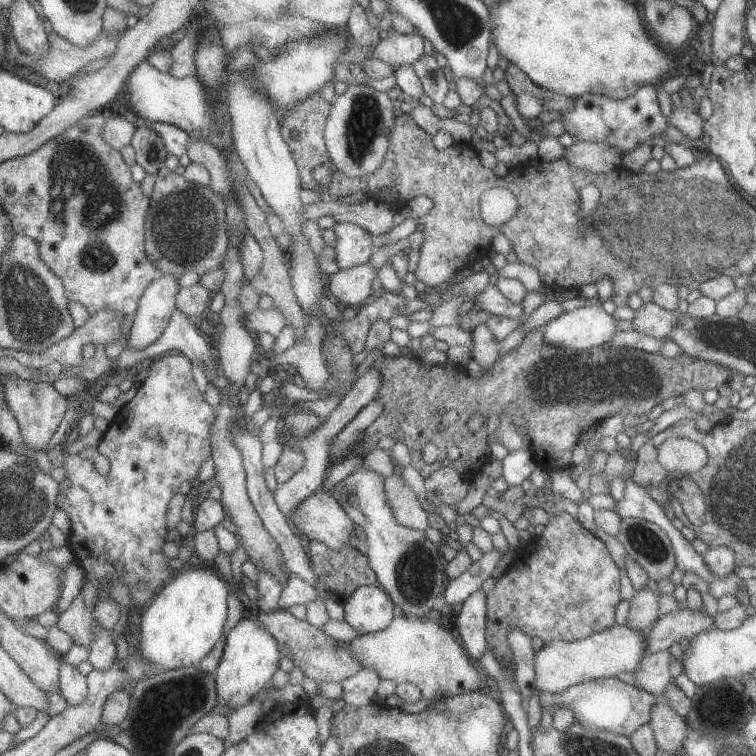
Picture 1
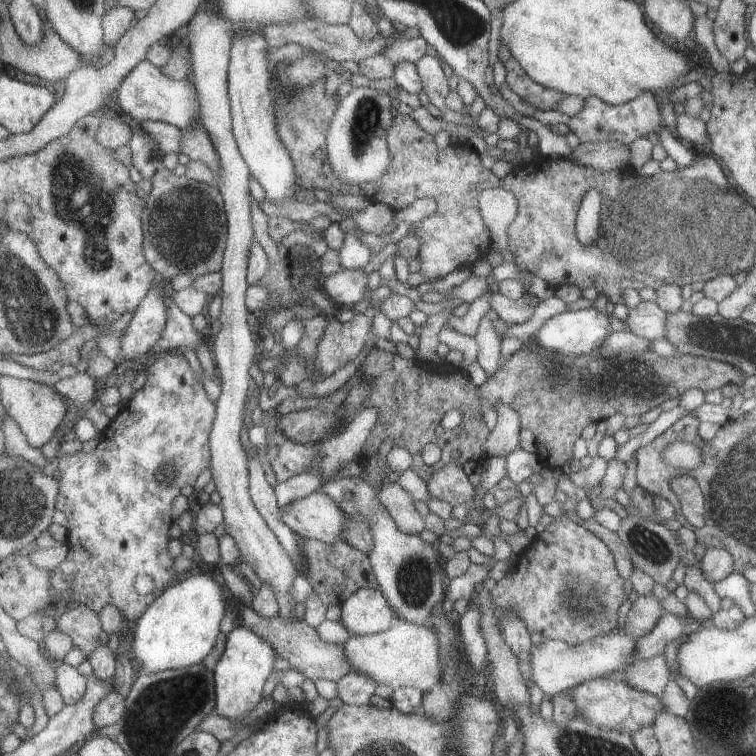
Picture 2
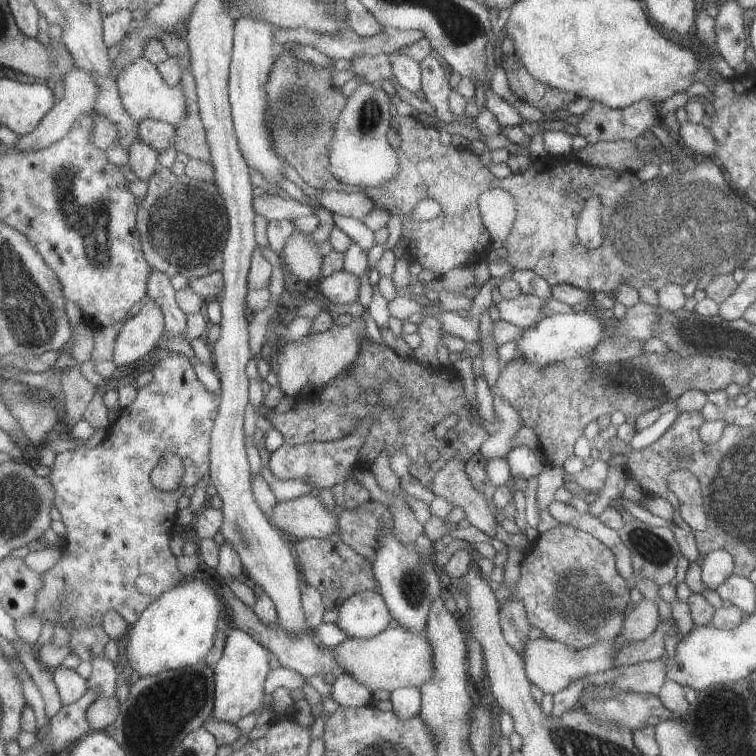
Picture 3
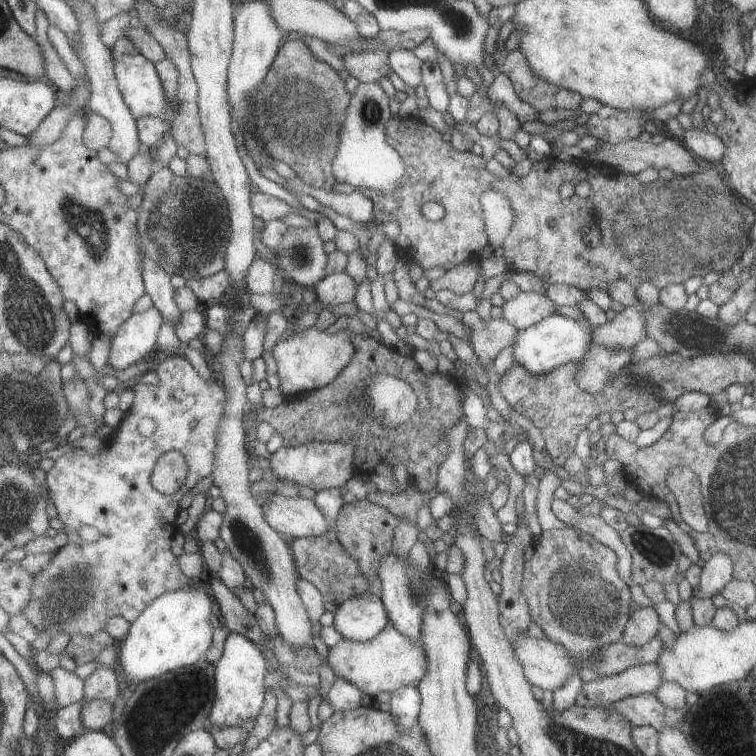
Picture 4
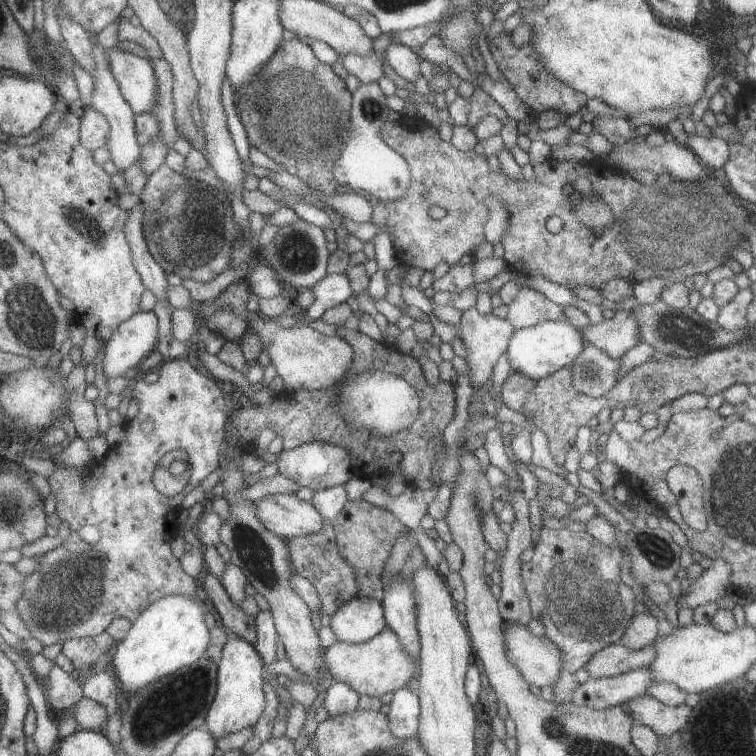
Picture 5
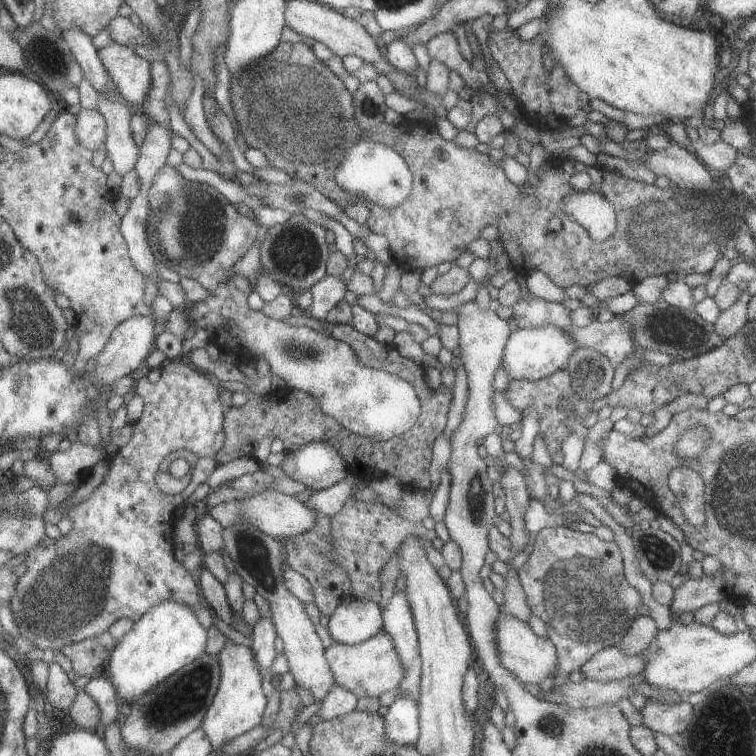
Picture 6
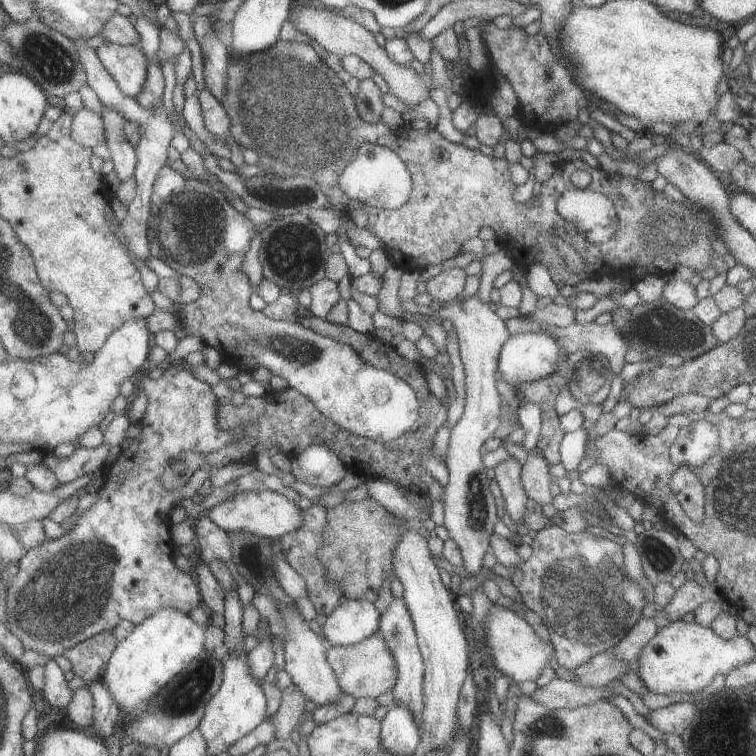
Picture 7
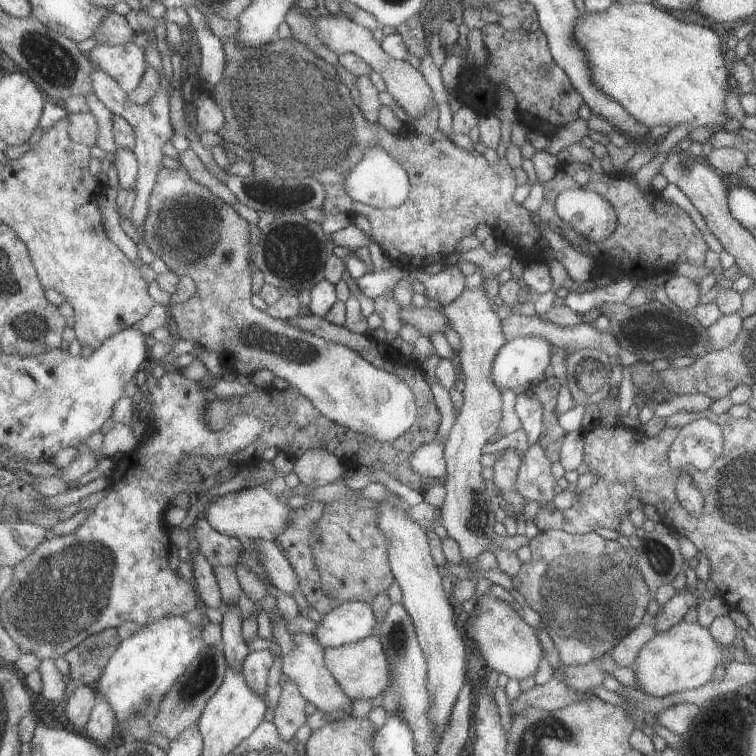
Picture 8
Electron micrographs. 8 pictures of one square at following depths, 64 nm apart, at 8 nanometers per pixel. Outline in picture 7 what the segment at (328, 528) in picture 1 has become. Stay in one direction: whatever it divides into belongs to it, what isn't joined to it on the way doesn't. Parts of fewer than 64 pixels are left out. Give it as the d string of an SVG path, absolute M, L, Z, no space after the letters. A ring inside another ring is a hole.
M275 489L262 492L237 492L206 513L220 528L229 533L243 532L262 538L281 539L285 534L300 528L305 521L304 510L296 506L293 499L286 498Z

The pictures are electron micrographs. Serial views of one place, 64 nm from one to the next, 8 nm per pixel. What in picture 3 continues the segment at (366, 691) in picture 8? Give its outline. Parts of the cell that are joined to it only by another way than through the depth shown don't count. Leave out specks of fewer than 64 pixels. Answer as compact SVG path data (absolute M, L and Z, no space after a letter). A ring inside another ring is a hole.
M395 621L374 637L366 639L348 637L344 643L335 648L335 659L343 666L345 673L372 691L384 689L392 693L401 687L420 689L430 682L434 675L433 647L425 630L414 633Z

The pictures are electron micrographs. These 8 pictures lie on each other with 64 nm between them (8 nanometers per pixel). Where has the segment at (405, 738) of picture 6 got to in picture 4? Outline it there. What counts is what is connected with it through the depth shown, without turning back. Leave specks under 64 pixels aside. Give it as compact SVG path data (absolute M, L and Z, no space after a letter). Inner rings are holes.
M406 686L392 692L390 713L400 731L408 731L419 721L421 697L416 686Z

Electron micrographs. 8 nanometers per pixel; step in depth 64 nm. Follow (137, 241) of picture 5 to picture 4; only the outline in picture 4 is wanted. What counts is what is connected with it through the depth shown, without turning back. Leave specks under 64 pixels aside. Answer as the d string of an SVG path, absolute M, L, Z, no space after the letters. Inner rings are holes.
M146 256L143 272L148 295L163 313L166 323L177 330L182 323L183 313L176 301L177 290L172 284L172 275L164 271L160 264Z

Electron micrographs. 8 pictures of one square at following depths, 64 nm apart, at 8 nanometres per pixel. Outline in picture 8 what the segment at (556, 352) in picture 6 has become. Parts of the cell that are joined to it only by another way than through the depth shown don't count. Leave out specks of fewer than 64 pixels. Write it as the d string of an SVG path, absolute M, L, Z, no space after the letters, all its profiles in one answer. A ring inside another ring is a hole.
M523 336L506 341L506 344L496 354L492 370L490 370L490 378L492 378L494 386L499 391L510 389L514 393L519 393L545 378L546 374L552 371L550 367L552 347L550 342L544 342L542 338L535 336Z

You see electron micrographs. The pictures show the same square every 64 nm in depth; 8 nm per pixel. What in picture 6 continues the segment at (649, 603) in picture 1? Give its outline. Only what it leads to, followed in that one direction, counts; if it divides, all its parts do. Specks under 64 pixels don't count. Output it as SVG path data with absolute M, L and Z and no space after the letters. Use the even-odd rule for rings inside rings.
M639 614L617 643L618 648L628 656L636 656L648 648L659 631L652 617Z

